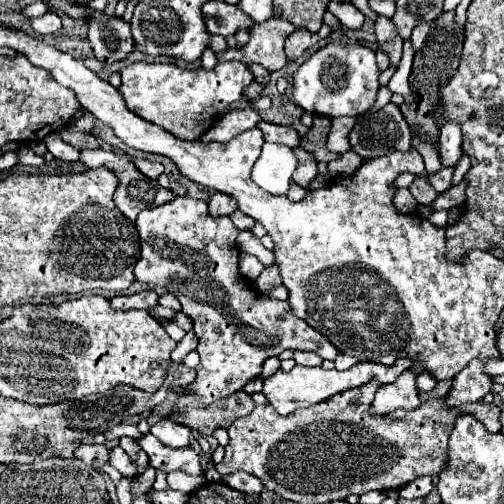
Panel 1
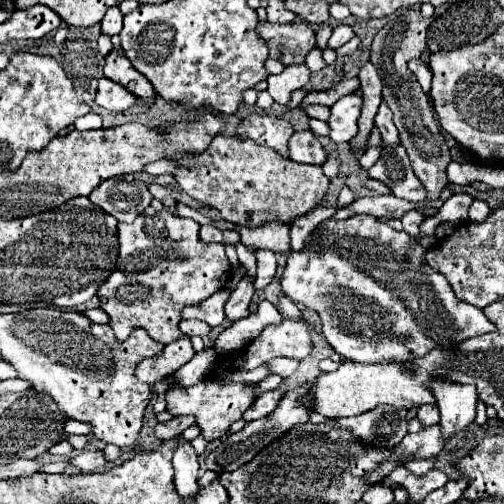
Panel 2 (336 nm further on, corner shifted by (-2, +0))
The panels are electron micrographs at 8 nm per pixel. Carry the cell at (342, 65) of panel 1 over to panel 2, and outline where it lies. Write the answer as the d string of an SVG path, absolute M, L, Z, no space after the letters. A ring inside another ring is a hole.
M348 94L332 106L328 126L330 126L330 140L334 144L346 144L350 138L356 136L356 120L360 116L360 106L362 98L356 94Z

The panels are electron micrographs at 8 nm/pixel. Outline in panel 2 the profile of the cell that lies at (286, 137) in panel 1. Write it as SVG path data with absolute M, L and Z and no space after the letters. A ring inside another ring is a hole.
M310 130L294 132L290 138L290 158L298 164L322 166L326 162L326 150Z

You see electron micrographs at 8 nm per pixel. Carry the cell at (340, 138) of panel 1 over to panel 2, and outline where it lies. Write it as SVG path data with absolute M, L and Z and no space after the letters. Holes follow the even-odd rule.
M310 104L304 108L304 112L310 118L318 118L318 120L326 120L330 116L330 108L328 106L320 106L320 104Z

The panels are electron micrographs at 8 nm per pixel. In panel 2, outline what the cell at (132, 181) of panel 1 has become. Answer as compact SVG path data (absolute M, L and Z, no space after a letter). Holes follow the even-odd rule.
M132 174L108 178L94 188L88 198L92 204L112 214L118 222L134 222L134 218L152 202L148 186Z

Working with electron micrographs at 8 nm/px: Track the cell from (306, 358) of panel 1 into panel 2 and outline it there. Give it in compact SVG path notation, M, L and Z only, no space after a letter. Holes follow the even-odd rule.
M274 358L266 366L268 366L270 374L278 374L282 378L288 378L298 368L298 362L290 360L290 358Z

